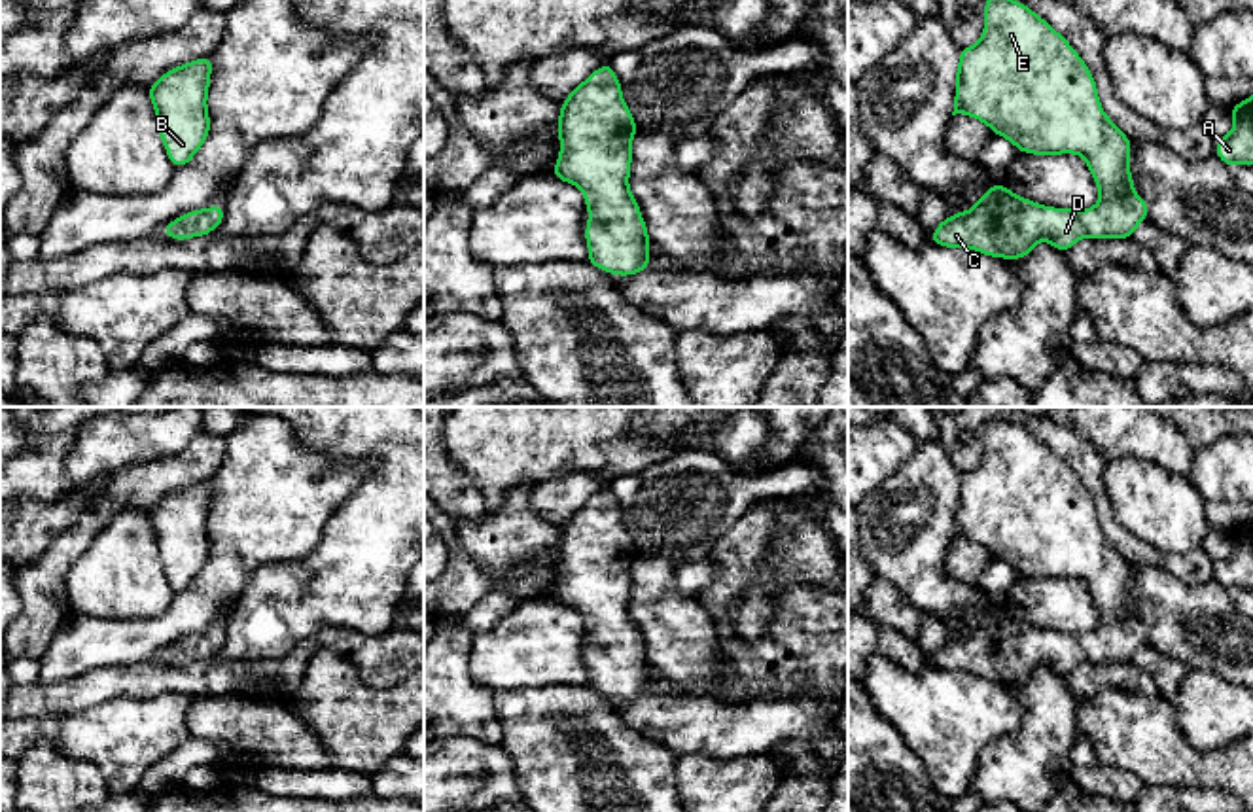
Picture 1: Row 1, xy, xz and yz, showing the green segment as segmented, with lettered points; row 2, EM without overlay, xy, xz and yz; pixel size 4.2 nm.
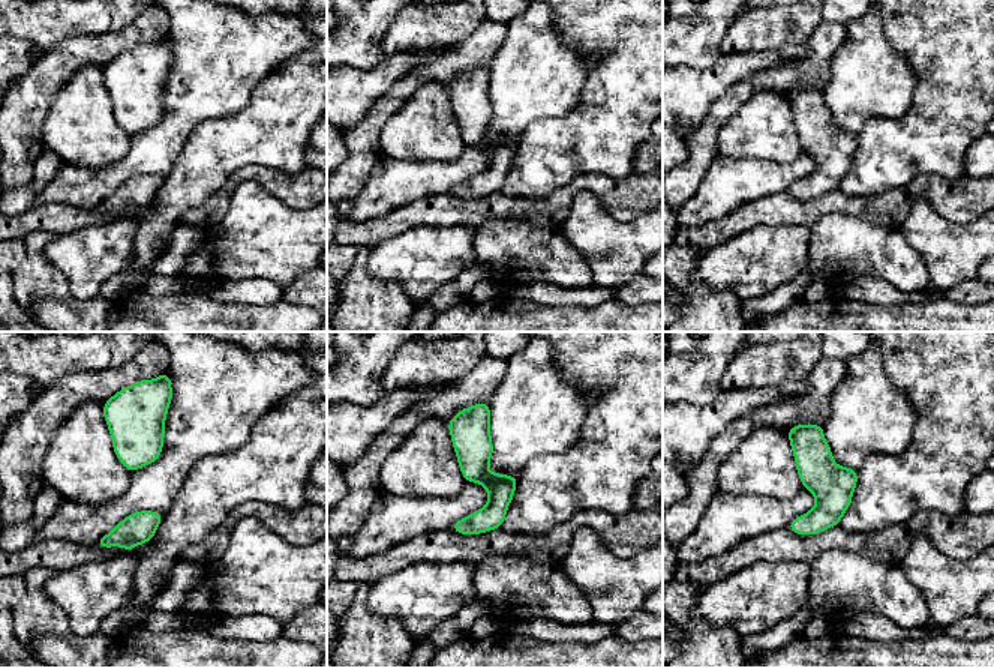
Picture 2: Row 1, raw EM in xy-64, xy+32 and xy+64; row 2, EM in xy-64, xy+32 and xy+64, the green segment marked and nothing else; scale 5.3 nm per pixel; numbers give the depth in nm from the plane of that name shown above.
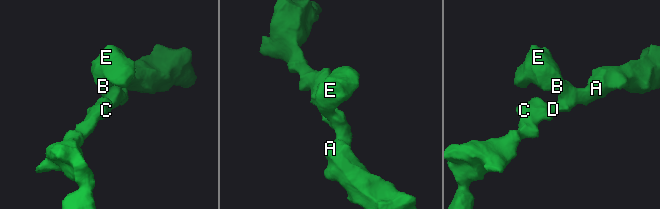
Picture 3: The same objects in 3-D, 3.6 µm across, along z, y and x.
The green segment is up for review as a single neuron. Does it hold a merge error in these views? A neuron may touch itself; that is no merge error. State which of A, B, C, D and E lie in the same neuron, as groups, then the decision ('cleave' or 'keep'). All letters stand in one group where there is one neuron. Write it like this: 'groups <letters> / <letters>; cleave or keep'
groups A B C D E; keep

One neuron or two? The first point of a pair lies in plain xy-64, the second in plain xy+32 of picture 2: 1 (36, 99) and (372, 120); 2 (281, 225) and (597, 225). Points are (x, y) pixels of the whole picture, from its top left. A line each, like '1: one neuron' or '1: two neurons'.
1: one neuron
2: one neuron

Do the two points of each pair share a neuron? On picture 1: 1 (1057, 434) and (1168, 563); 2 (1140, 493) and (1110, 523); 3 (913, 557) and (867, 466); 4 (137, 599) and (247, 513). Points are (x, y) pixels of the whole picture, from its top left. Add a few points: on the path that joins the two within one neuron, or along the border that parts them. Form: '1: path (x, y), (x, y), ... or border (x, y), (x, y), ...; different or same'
1: path (1091, 472), (1106, 521), (1130, 547); same
2: border (1104, 474), (1104, 489), (1113, 517), (1149, 544); different
3: border (911, 455), (867, 494); different
4: border (176, 593), (161, 614), (137, 617); different

